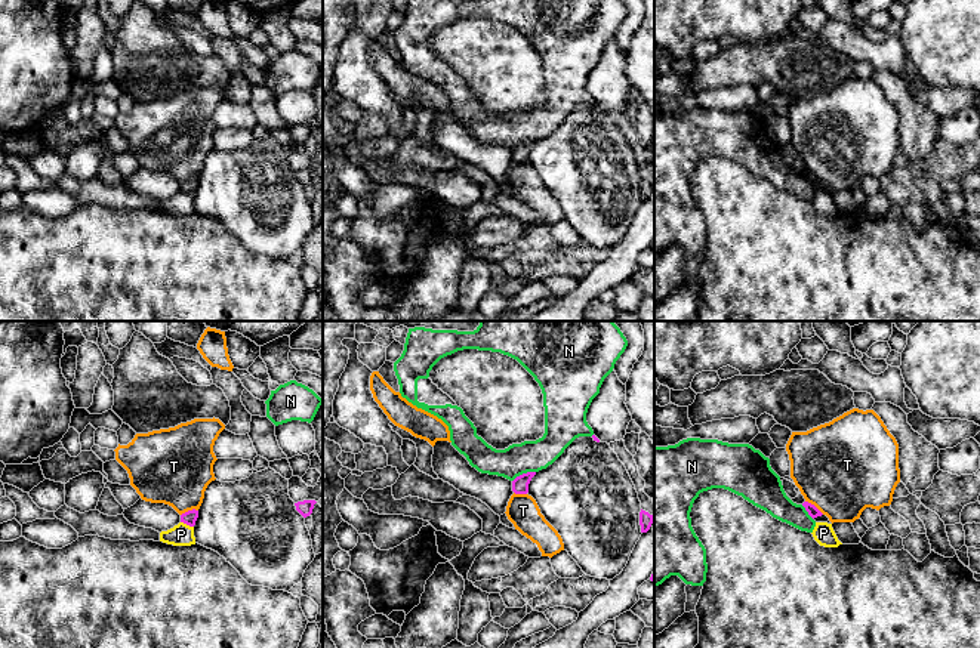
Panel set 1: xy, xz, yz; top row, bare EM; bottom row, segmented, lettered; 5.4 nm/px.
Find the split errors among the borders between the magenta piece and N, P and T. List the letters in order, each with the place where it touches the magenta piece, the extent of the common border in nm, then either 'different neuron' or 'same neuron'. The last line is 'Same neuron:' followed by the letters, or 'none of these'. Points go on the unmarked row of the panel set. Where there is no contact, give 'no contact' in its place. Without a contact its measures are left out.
N: xz (523, 142) | 140 nm | different neuron
P: xy (187, 193) | 80 nm | different neuron
T: yz (813, 173) | 130 nm | different neuron
Same neuron: none of these

